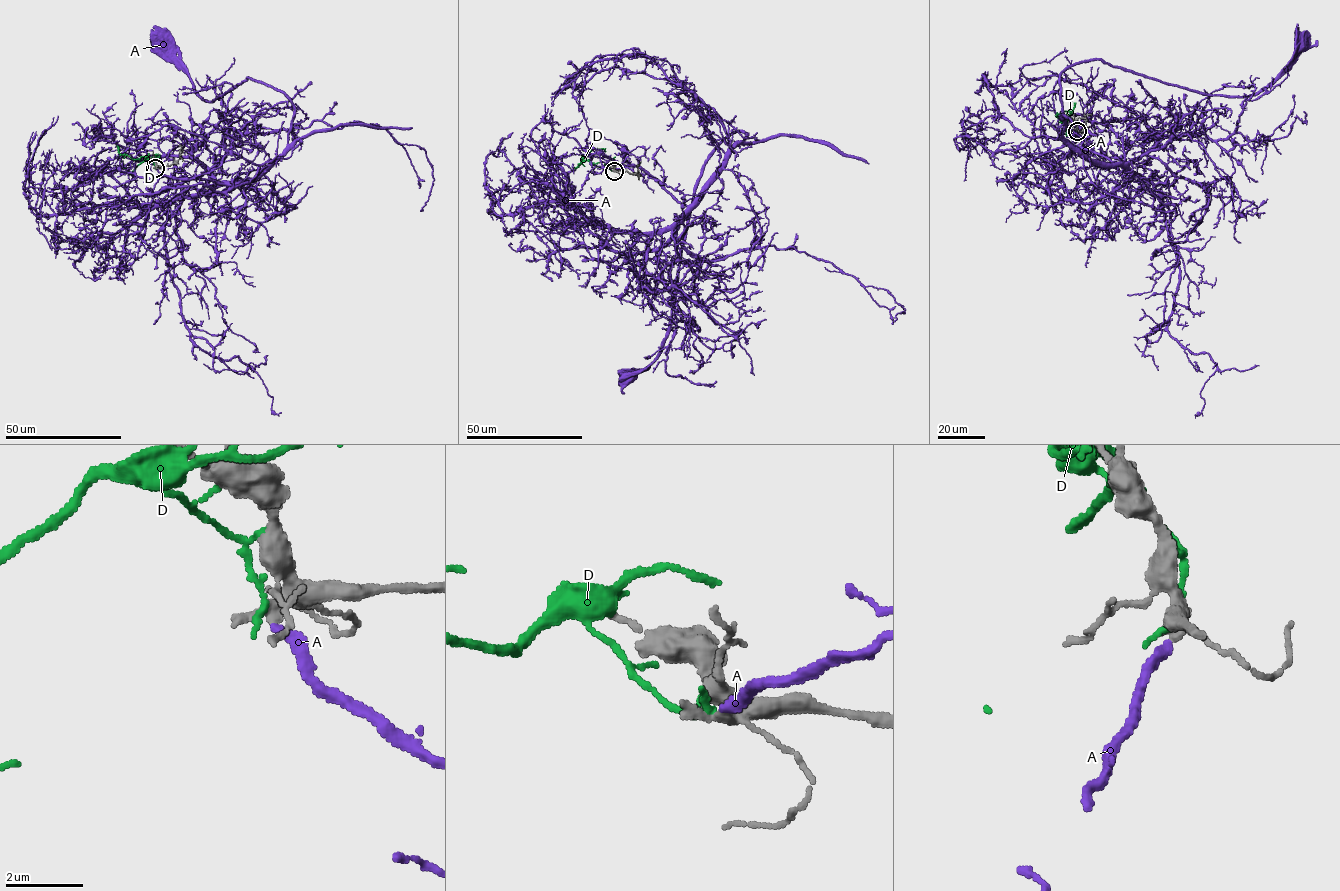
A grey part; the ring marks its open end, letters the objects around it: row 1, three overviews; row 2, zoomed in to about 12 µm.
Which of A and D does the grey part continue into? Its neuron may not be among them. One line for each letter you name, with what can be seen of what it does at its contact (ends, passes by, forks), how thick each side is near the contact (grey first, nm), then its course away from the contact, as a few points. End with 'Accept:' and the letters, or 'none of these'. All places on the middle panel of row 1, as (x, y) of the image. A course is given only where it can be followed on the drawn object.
A: It ends there. Thickness 280 nm (grey) against 280 nm. Its course: (614, 170), (641, 166), (690, 205), (746, 134), (730, 134), (705, 165), (669, 334), (657, 358), (626, 376)
Accept: A

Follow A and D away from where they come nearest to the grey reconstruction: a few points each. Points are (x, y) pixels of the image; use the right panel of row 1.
A: (1077, 131), (1072, 151), (1114, 164), (1093, 163), (1062, 135), (1059, 76), (1075, 64), (1254, 95), (1301, 41)
D: (1077, 130), (1073, 120), (1071, 126), (1064, 129), (1070, 112), (1063, 112), (1056, 116), (1057, 112)

